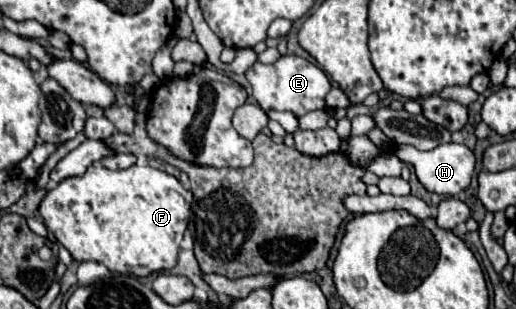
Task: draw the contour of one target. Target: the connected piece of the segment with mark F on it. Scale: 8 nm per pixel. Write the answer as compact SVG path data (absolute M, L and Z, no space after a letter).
M91 165L85 175L63 179L39 205L39 215L45 219L49 233L63 245L75 261L97 261L113 273L133 273L145 277L149 273L173 269L177 263L179 245L191 215L193 193L181 181L161 169L133 165L129 169L111 171L103 165Z

